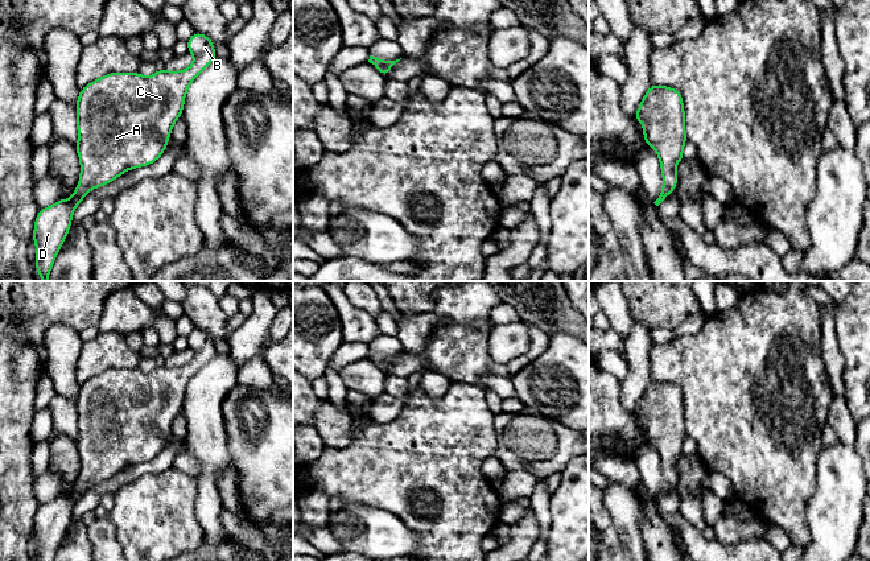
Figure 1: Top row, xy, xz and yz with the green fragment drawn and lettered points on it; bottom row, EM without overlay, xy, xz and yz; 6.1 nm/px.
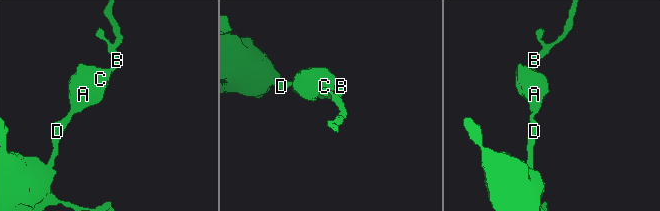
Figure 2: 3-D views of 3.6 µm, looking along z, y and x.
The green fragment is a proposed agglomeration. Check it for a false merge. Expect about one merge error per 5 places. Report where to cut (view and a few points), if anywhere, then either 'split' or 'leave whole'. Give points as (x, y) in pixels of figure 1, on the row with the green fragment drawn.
no cut; leave whole

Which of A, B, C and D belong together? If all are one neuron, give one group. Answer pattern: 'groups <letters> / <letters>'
groups A B C D

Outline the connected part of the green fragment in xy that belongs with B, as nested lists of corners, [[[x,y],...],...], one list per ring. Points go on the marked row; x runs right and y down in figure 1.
[[[195,32],[186,44],[194,63],[182,71],[157,70],[149,78],[140,73],[111,73],[81,90],[77,100],[79,139],[75,145],[81,160],[79,185],[70,199],[59,199],[40,210],[34,222],[32,238],[37,247],[36,271],[41,281],[49,281],[55,255],[71,227],[73,213],[88,191],[110,183],[128,169],[153,164],[165,152],[172,127],[182,115],[190,83],[217,58],[213,41],[202,33]]]

